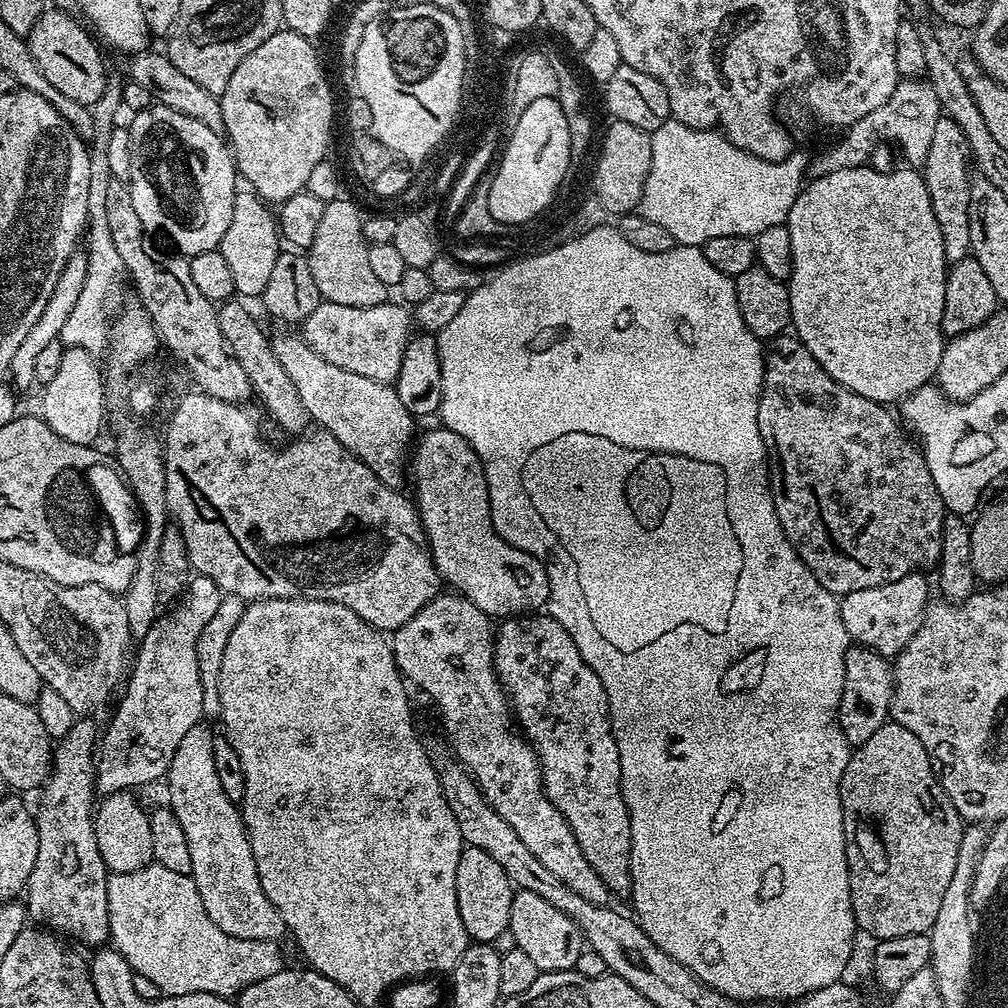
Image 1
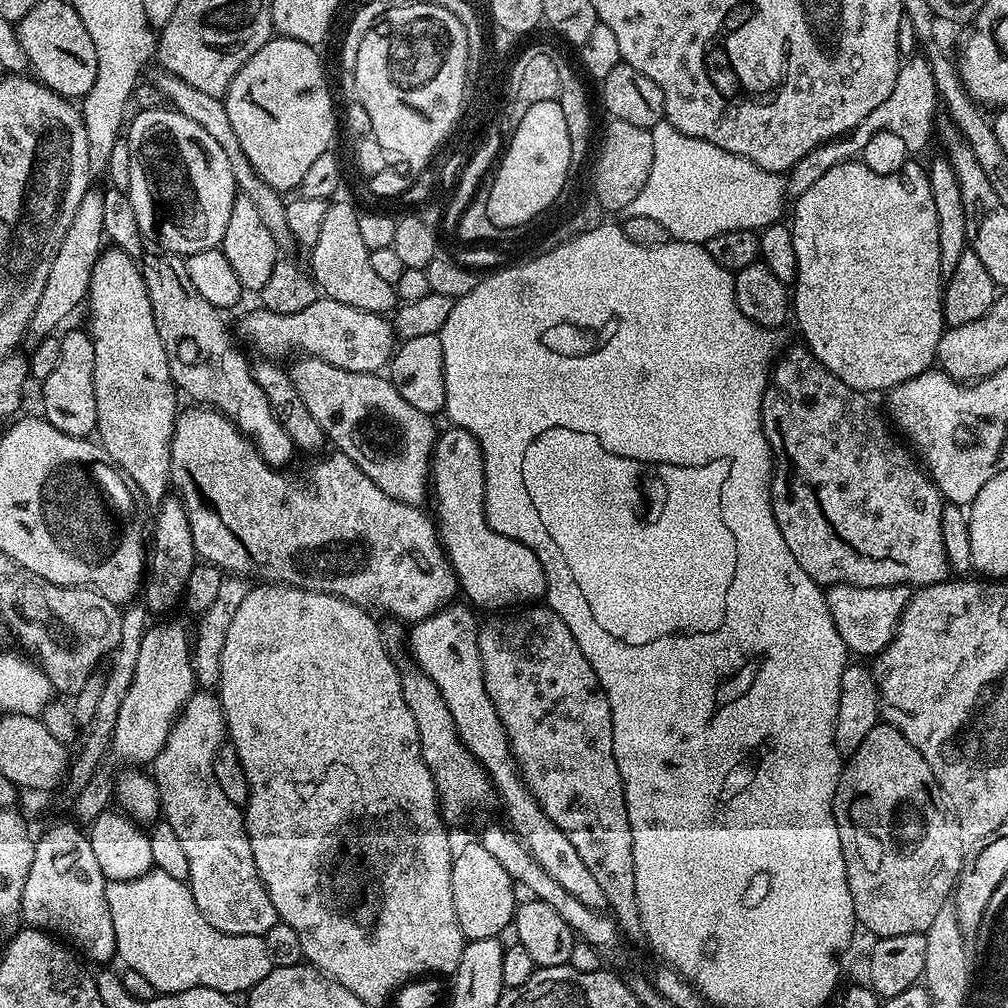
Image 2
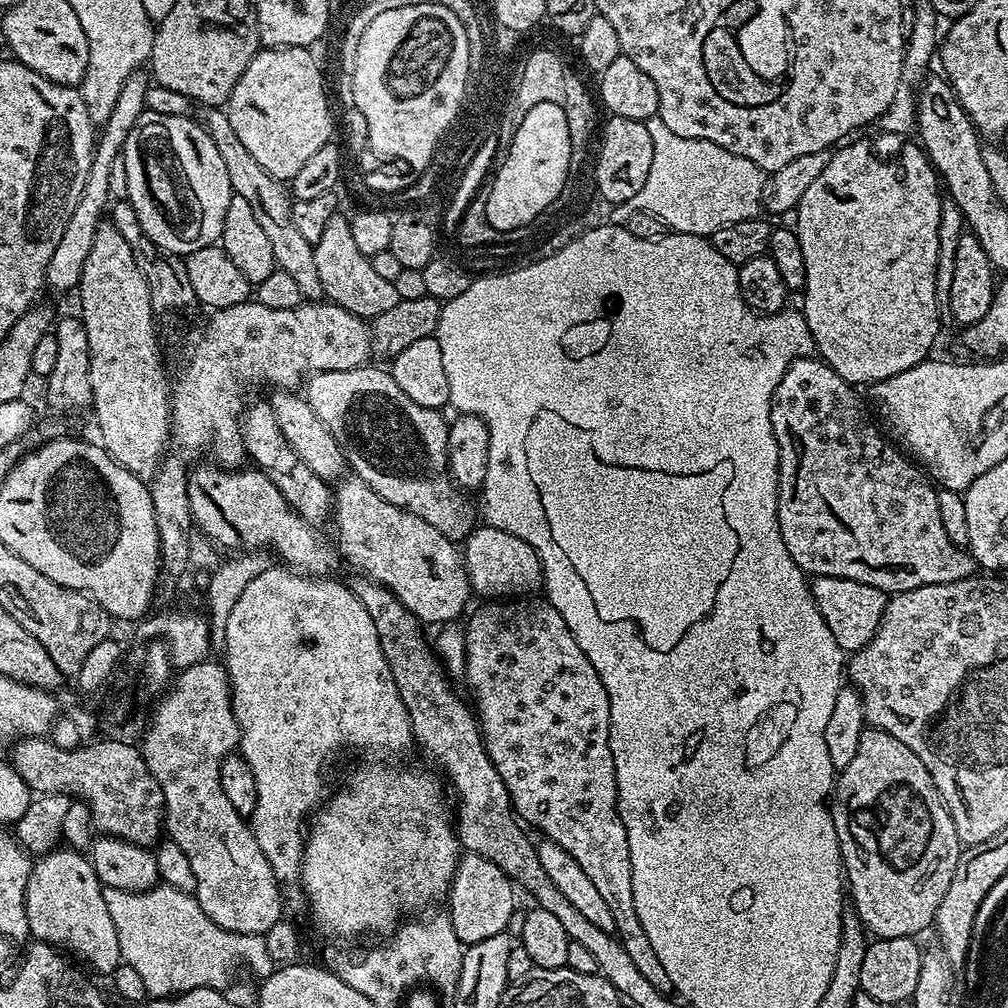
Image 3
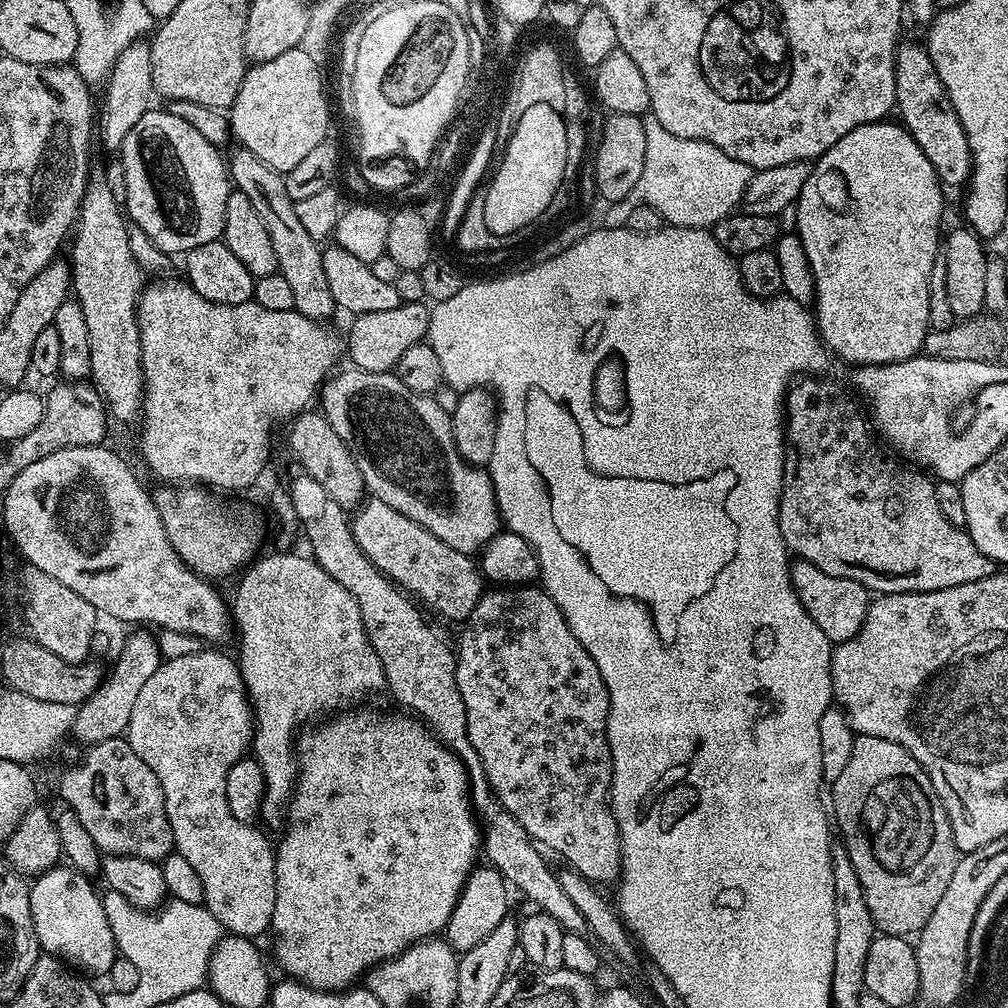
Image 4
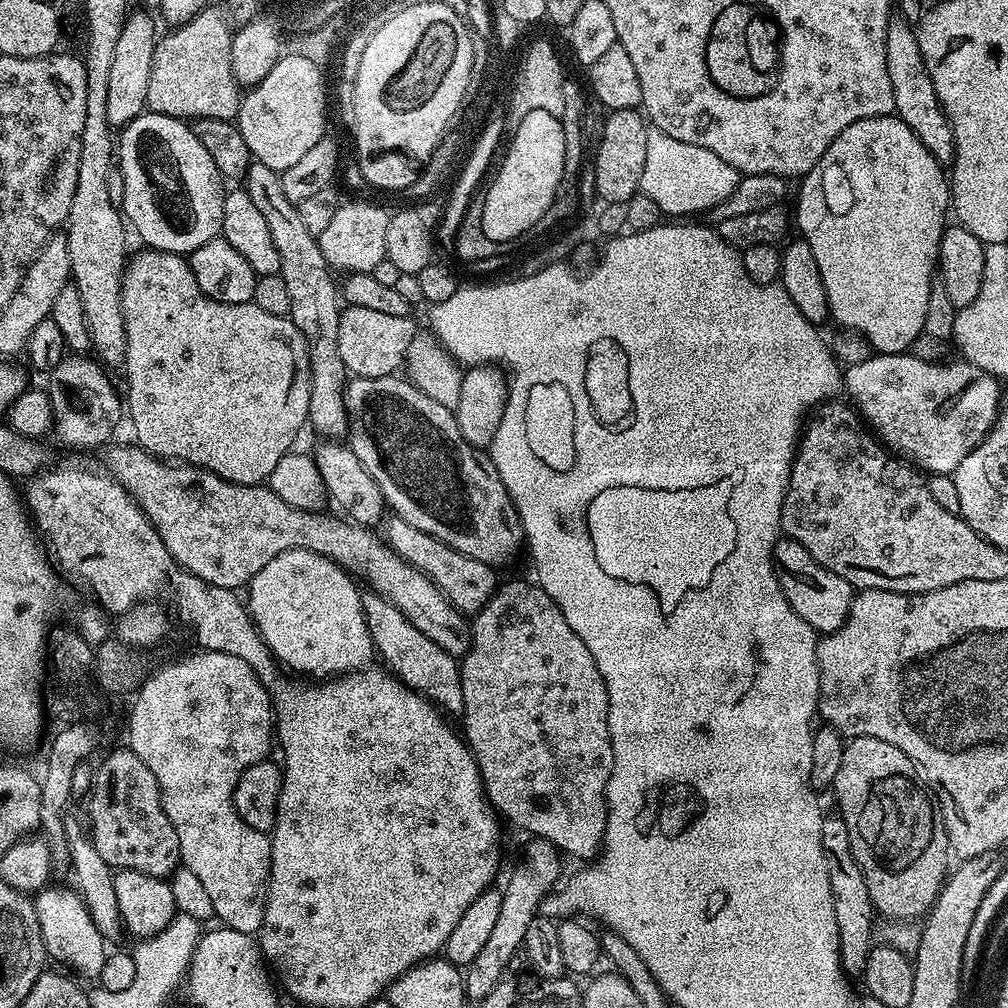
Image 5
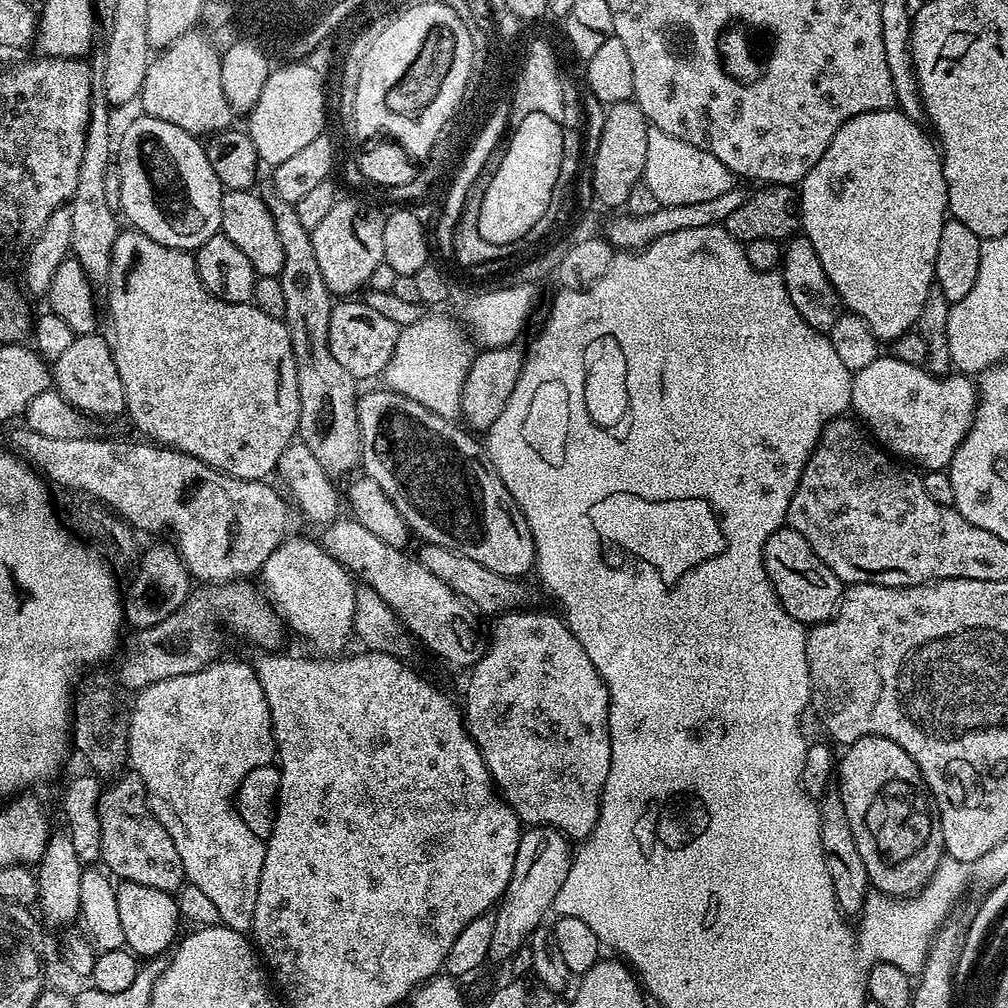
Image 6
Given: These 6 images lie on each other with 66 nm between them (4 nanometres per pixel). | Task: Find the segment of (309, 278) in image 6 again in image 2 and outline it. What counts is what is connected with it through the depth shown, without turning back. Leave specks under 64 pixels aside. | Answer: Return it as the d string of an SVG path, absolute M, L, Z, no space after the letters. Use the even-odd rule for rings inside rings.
M160 70L157 73L154 83L161 97L166 98L167 103L175 111L190 118L190 122L198 122L198 126L202 126L202 130L206 130L206 134L210 134L210 138L214 138L214 142L218 142L219 148L226 153L226 159L230 161L230 171L234 174L237 189L254 201L254 206L257 208L259 216L262 217L262 223L265 224L266 230L270 230L277 245L284 246L284 243L289 243L292 240L292 235L290 226L286 226L285 197L266 182L262 182L262 178L258 178L254 166L250 166L246 154L242 154L242 146L238 146L238 134L234 134L234 126L230 126L230 114L226 114L223 99L214 94L205 94L202 90L195 89L188 82L182 82L182 78L169 72Z

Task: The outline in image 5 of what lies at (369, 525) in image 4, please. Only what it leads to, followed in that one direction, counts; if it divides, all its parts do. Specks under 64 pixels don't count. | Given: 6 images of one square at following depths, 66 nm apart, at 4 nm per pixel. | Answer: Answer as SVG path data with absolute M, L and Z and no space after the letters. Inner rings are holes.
M399 518L390 520L383 525L385 528L384 532L382 531L383 539L388 547L394 549L407 564L418 569L423 576L430 578L434 586L442 590L442 594L457 610L465 614L475 614L482 610L482 606L486 606L486 602L495 594L498 587L497 569L493 565L478 562L446 546L446 542L410 526L410 522Z

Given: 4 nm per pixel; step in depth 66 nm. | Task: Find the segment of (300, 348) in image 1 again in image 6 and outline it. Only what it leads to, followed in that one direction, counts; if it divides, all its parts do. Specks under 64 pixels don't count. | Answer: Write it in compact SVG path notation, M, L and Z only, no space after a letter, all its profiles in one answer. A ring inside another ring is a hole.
M380 386L377 392L368 392L365 396L363 393L356 401L356 409L358 410L360 459L362 461L363 471L370 478L374 478L374 482L378 482L378 486L382 486L382 490L386 490L390 502L394 502L394 506L398 506L402 518L406 518L409 529L411 529L415 535L417 532L422 538L421 541L454 550L458 554L472 559L473 562L478 562L480 565L486 566L486 570L494 570L494 574L502 574L503 576L511 576L513 578L524 578L524 575L526 575L528 571L531 573L533 569L535 569L536 547L534 546L532 531L524 517L524 512L518 506L518 502L510 494L510 490L506 490L506 486L502 482L498 470L493 466L490 457L488 457L485 445L481 443L481 441L479 444L479 442L476 441L479 439L477 439L471 431L465 430L459 423L457 423L458 425L454 424L456 422L453 422L449 417L440 416L438 413L435 413L434 410L427 409L426 406L422 406L418 402L412 401L410 398L398 392L393 392L387 386Z

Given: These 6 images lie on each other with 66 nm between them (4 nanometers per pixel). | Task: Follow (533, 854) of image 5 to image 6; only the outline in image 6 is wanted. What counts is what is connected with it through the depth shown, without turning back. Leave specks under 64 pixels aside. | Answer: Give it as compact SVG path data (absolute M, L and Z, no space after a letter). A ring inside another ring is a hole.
M537 824L521 831L510 882L494 909L496 921L494 939L490 941L489 961L511 961L513 954L529 943L529 936L536 928L541 927L543 920L540 919L549 915L554 898L558 898L558 890L562 890L562 882L566 882L573 855L574 848L568 837L556 828Z

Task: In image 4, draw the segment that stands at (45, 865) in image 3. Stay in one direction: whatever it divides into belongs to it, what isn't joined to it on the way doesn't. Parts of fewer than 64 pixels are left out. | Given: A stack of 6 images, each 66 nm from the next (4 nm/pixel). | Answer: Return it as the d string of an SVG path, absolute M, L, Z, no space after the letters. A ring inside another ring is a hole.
M52 867L31 881L28 889L30 914L34 918L40 947L47 955L61 959L77 969L82 968L80 970L87 975L103 977L116 961L118 949L106 918L101 893L96 893L92 883L89 877L74 867Z

